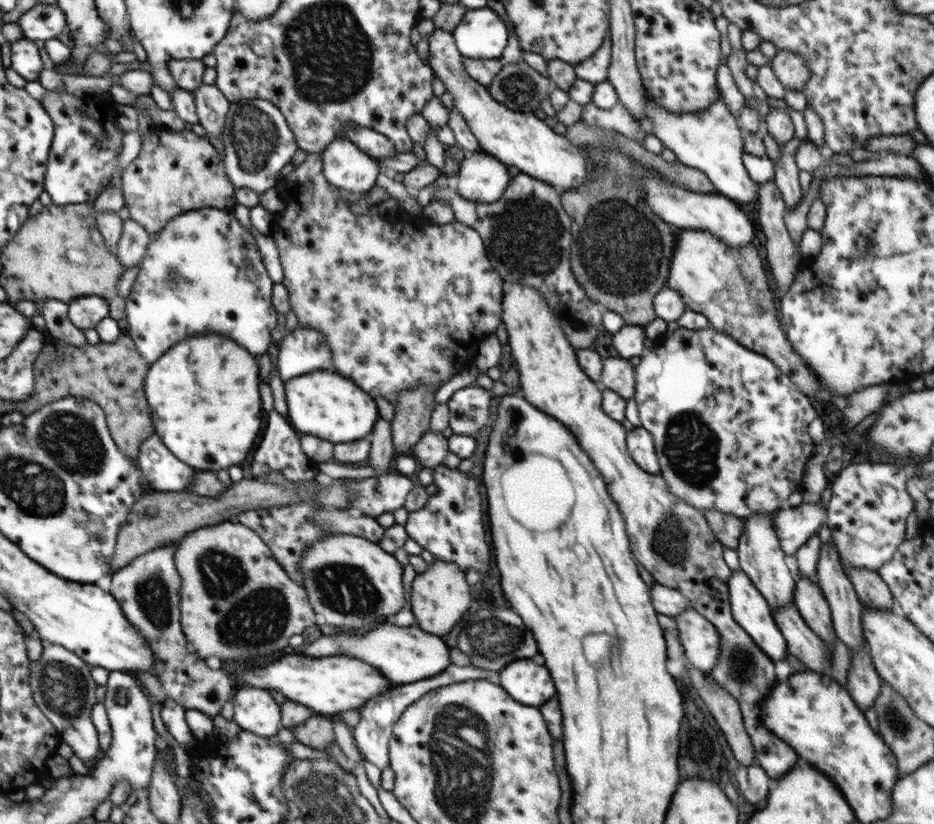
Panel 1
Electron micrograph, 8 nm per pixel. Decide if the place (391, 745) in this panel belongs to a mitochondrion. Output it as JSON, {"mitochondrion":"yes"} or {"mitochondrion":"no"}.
{"mitochondrion":"no"}

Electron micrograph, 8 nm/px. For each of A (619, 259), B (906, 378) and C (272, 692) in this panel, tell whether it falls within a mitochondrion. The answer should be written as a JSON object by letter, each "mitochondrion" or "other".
{"A":"mitochondrion","B":"other","C":"other"}

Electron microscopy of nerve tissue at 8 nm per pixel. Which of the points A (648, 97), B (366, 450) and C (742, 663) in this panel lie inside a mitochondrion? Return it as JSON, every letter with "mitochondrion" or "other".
{"A":"other","B":"other","C":"mitochondrion"}

